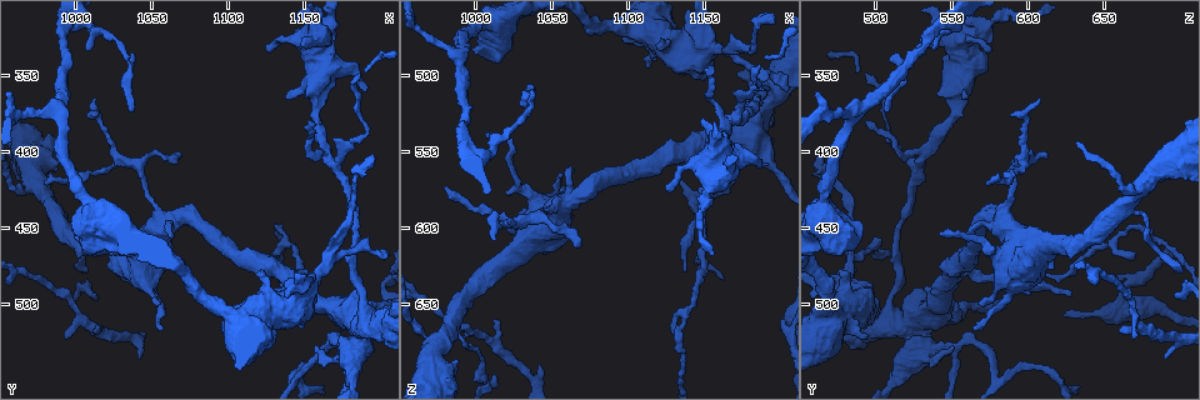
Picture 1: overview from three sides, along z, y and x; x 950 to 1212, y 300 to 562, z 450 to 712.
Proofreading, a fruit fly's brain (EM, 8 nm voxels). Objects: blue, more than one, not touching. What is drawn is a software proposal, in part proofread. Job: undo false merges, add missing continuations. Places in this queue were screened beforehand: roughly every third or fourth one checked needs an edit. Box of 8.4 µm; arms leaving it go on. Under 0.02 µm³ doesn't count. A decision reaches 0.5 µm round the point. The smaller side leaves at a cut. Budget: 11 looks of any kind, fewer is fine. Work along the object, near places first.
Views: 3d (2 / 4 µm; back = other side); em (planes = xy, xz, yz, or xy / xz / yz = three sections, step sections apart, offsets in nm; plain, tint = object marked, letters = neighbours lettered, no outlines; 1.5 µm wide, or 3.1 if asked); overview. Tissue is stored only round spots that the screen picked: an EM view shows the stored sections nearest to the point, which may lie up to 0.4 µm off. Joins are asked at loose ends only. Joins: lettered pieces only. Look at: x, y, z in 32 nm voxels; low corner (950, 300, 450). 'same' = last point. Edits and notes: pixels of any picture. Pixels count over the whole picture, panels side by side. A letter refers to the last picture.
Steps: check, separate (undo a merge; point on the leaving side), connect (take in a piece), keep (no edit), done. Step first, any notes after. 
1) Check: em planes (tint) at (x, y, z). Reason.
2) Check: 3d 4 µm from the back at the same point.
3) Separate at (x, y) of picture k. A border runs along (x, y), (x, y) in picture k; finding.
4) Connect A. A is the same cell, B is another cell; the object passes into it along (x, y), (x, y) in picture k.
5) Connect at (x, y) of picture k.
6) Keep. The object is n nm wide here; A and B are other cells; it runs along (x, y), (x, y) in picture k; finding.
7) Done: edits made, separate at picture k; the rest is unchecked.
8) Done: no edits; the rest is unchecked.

Check: em xy step 4 (tint) at (1148, 328, 530). An open end.

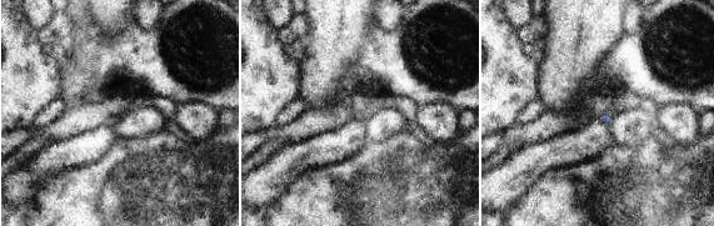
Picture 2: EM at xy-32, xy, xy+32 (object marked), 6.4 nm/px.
Check: em planes (letters) at the same point. Another direction.

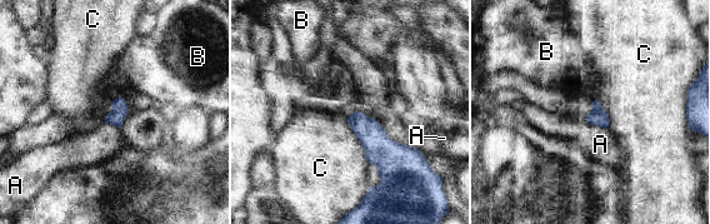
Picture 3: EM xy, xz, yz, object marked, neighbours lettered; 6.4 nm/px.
Keep. A, B and C are other cells; a border runs along (346, 120), (370, 163) in picture 3; no lettered piece goes on from it.

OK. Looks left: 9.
Check: em 3.1 µm planes (plain) at (1170, 410, 528). Side arm on a straight run.

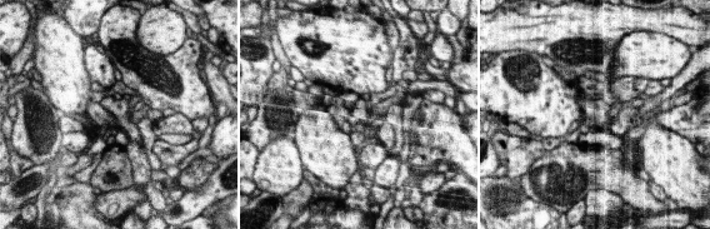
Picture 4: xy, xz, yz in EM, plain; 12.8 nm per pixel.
Check: em 3.1 µm planes (tint) at the same point.

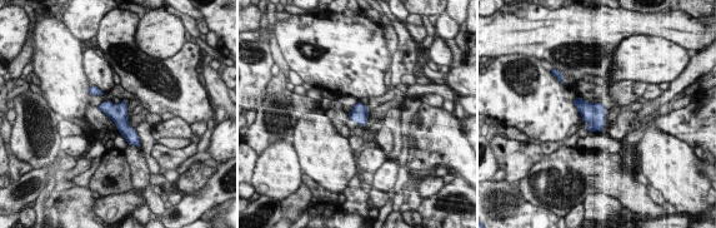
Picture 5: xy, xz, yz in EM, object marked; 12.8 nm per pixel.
Check: em 3.1 µm planes (letters) at the same point. See the neighbours.

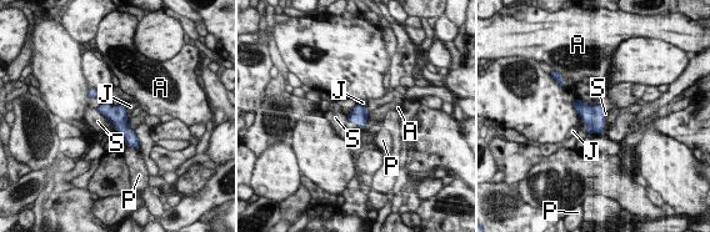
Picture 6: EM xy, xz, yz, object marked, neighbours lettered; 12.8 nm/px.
Keep. A, J, P and S are other cells; a border runs along (95, 110), (113, 124) in picture 6; one neuron here.

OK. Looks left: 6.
Check: em xz step 4 (tint) at (1144, 546, 580). Sharp bend.

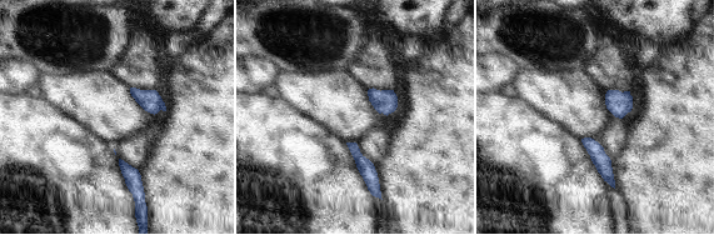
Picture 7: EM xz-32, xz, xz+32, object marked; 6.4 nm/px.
Check: em planes (letters) at the same point.

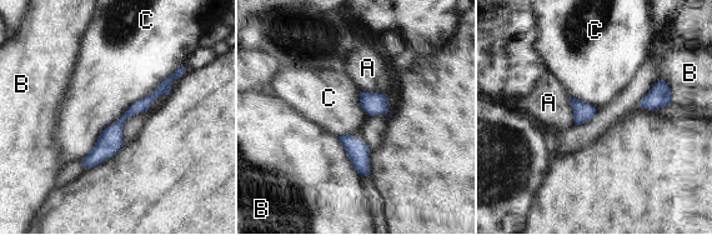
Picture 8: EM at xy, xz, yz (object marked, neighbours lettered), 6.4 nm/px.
Keep. A, B and C are other cells; one neuron here.

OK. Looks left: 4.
Check: 3d 2 µm from the back at (1068, 404, 612). Tapers out.

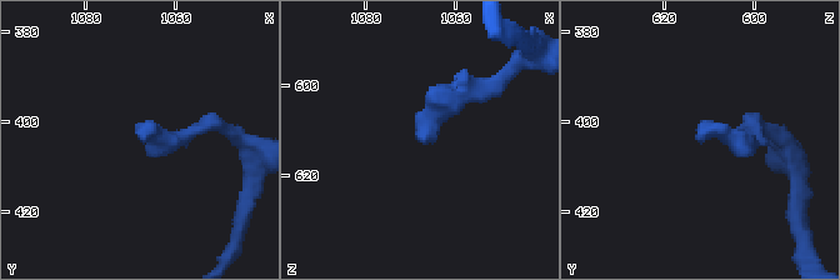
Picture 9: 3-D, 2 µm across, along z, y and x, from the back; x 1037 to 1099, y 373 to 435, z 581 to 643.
Check: em planes (plain) at (1068, 405, 613).

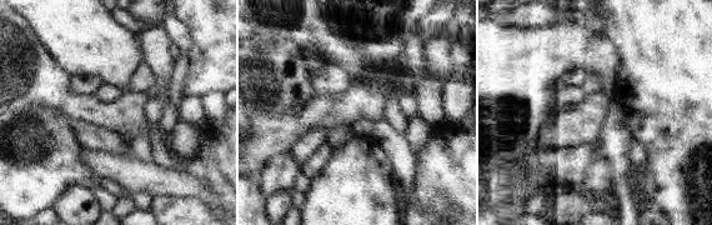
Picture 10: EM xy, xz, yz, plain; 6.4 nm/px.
Check: em planes (letters) at the same point. See the neighbours.

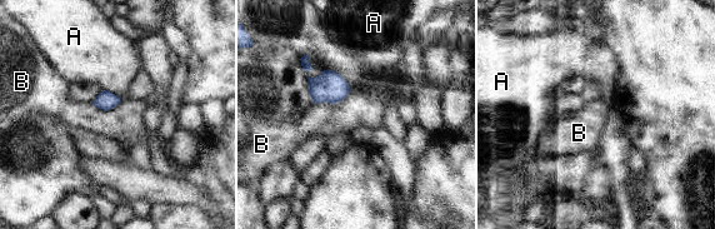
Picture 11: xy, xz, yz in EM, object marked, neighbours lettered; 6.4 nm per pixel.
Keep. A and B are other cells; a border runs along (349, 91), (339, 101), (314, 104) in picture 11; no lettered piece goes on from it.

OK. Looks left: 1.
Done: no edits; the rest is unchecked.

